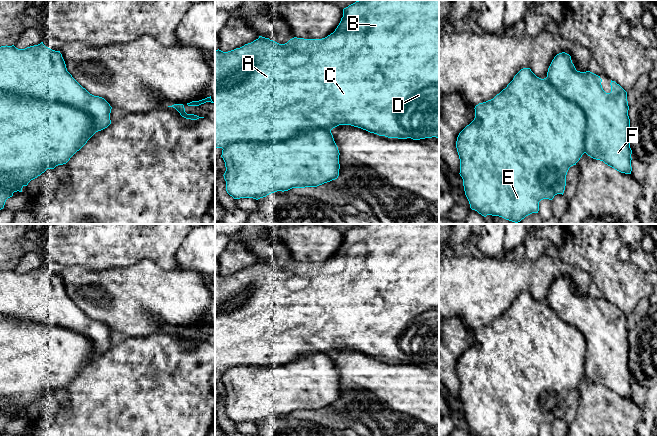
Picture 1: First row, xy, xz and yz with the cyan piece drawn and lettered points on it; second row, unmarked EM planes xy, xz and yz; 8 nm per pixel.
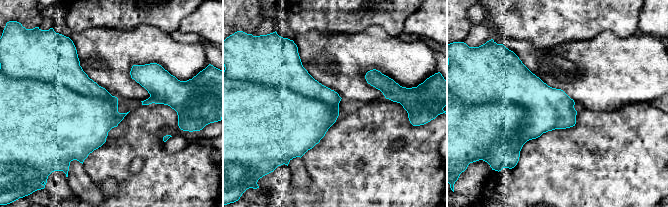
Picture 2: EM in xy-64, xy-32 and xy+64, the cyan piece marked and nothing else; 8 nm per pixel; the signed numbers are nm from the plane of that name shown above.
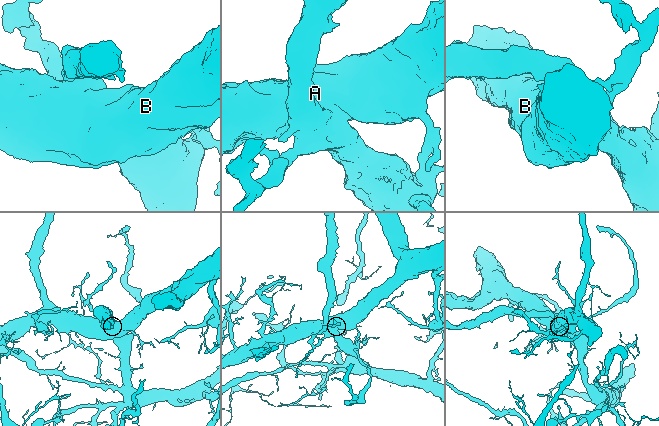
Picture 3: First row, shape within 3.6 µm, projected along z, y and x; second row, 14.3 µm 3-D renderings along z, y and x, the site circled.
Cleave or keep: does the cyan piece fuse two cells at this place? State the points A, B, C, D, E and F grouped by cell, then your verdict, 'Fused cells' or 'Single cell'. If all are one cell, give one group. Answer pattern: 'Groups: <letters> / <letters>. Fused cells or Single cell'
Groups: A B C D E / F. Fused cells

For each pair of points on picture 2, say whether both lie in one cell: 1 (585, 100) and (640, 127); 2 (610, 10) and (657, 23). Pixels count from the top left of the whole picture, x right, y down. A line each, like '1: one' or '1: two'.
1: two
2: two

